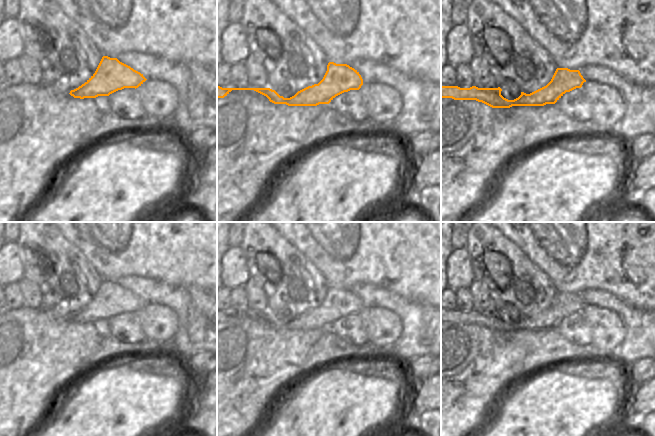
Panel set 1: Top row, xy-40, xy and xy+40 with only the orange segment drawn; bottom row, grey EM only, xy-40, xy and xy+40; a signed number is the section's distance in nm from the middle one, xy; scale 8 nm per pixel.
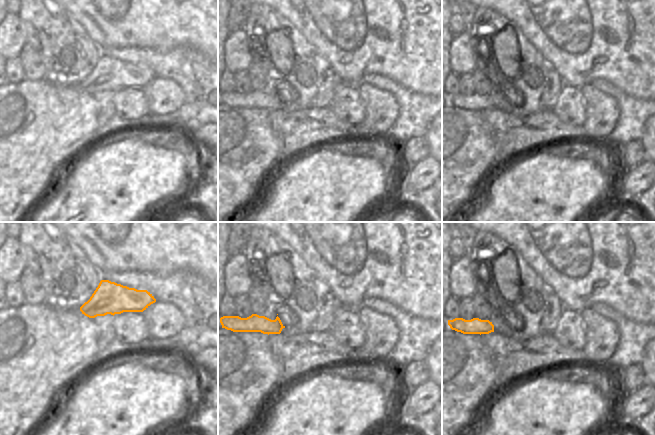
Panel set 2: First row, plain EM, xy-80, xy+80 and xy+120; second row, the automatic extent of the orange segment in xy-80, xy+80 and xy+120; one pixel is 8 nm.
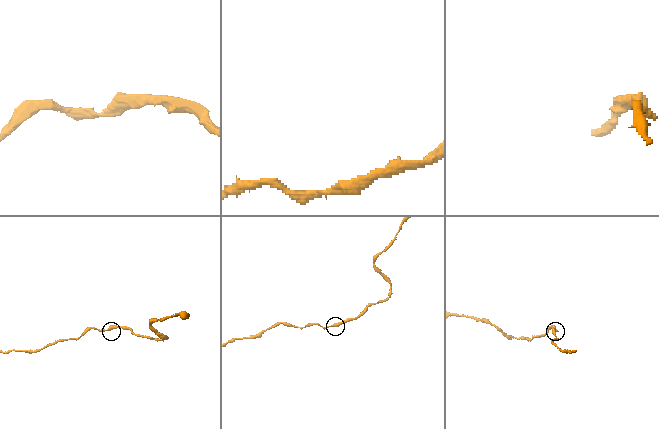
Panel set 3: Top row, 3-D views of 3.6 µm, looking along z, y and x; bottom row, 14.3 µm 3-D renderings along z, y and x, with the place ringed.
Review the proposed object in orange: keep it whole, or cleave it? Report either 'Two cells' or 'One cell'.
One cell.

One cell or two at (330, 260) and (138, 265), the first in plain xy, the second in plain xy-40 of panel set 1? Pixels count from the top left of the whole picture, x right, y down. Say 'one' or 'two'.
one

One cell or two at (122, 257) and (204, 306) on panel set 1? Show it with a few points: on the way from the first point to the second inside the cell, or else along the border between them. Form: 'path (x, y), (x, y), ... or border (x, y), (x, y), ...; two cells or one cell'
border (140, 276), (159, 279), (172, 285), (186, 286); two cells

